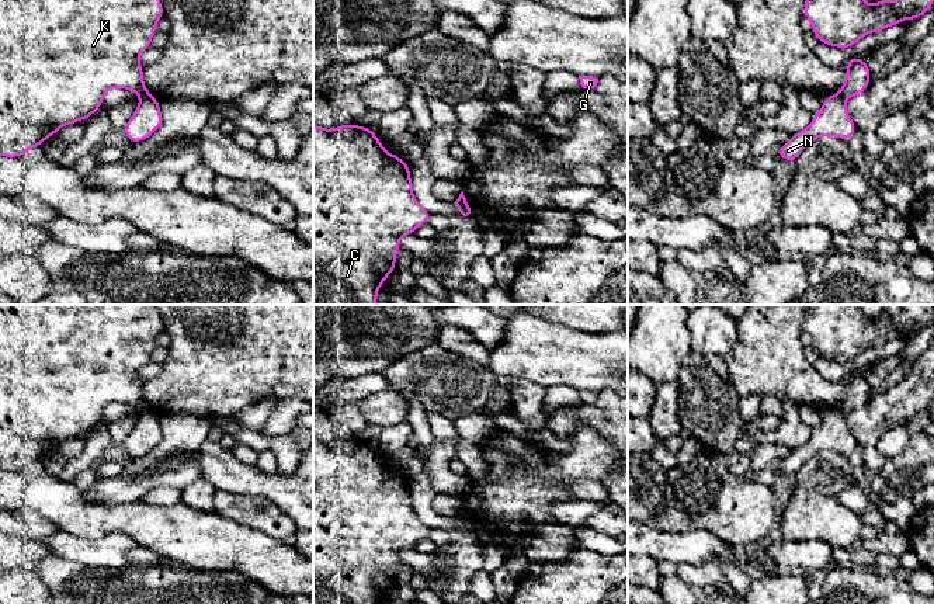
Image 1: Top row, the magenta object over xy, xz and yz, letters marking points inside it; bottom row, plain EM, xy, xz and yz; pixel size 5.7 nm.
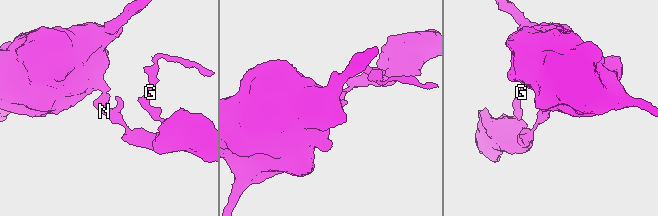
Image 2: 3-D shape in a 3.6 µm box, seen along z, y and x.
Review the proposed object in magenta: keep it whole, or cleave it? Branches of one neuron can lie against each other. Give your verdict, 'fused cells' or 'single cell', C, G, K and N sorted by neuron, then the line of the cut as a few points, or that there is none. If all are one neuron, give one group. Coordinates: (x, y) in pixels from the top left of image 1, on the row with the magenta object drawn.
fused cells; groups C K / G N; cut xy (150, 94), (142, 97)

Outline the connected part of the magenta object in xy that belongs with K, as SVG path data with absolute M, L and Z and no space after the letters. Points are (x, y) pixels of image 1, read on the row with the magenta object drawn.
M0 0L0 156L21 157L32 147L42 146L62 126L88 119L104 104L104 94L110 88L126 88L139 97L152 96L145 87L139 55L152 46L162 17L164 13L160 0Z

